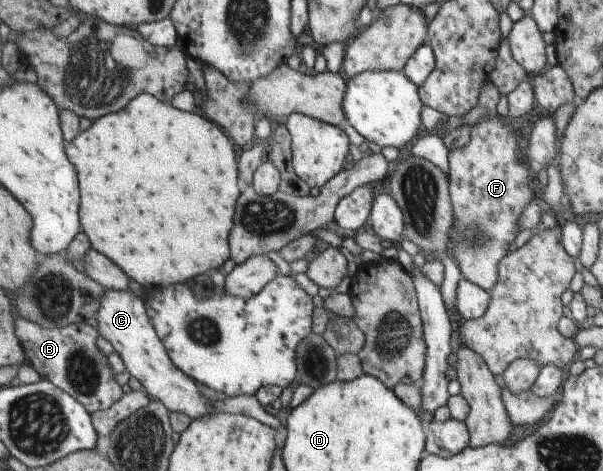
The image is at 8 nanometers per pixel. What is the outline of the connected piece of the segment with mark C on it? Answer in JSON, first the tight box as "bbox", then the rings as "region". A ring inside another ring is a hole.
{"bbox":[95,289,214,420],"region":[[[106,289],[95,319],[100,335],[109,341],[114,351],[126,363],[128,372],[141,383],[152,399],[164,403],[171,412],[185,413],[194,420],[214,413],[212,403],[204,397],[204,393],[200,393],[196,380],[186,375],[186,372],[172,361],[149,317],[146,303],[140,296],[131,291]]]}

